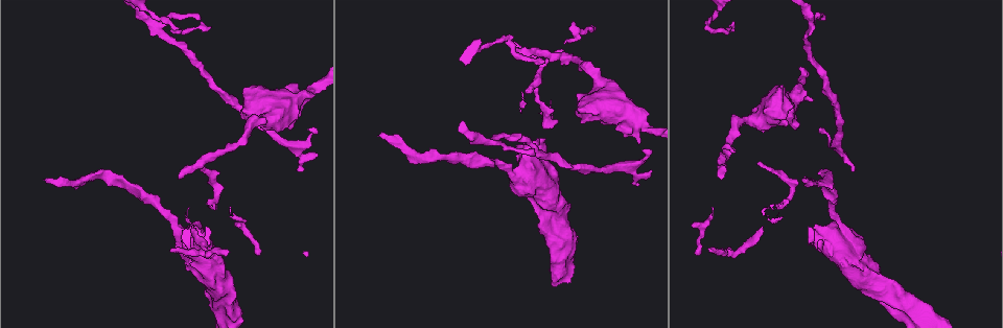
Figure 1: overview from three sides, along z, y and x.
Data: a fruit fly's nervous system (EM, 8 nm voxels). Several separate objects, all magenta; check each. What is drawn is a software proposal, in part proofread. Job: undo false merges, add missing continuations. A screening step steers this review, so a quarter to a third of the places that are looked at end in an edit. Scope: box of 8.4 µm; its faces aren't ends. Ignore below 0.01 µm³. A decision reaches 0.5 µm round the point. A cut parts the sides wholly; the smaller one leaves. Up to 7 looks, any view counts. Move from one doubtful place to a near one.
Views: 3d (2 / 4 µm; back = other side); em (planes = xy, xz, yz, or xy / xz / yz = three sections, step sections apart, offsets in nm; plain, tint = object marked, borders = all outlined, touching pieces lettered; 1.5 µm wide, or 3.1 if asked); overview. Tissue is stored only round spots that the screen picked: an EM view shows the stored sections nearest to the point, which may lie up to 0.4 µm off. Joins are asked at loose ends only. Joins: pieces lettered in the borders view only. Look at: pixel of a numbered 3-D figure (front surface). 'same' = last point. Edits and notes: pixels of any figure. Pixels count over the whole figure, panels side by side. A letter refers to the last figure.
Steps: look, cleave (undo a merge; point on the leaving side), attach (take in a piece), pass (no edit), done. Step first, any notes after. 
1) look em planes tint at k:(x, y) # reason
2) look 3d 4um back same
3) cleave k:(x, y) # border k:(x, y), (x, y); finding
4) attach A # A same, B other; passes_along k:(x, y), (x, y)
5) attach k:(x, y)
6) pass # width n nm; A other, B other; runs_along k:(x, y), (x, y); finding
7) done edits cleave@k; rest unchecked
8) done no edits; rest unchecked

look em yz step 8 tint at 1:(721, 178) # end of a long branch

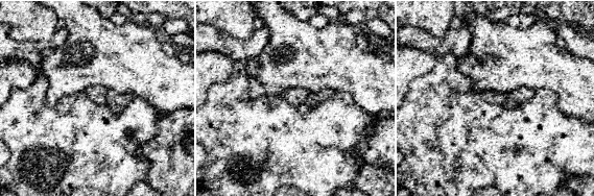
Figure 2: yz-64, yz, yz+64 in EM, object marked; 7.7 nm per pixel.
look em planes borders same # another direction

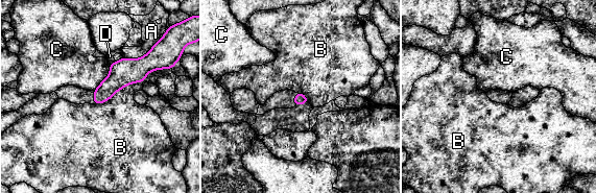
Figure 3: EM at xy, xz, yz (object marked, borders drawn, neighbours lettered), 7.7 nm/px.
pass # A other, B other, C other, D other; border 3:(166, 68), (124, 86); no lettered piece goes on from it

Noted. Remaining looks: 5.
look em xy step 4 tint at 1:(706, 25) # abrupt turn

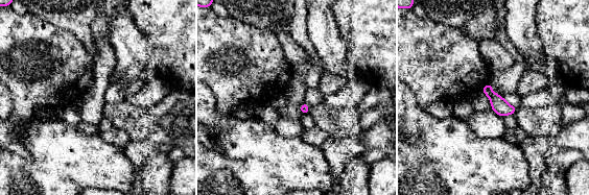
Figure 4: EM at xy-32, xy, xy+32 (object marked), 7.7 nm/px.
look em planes borders same

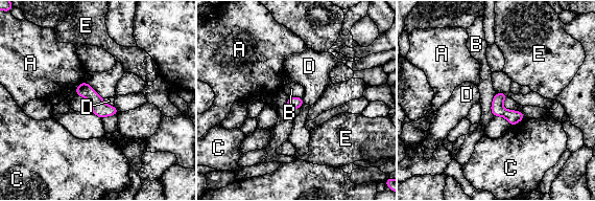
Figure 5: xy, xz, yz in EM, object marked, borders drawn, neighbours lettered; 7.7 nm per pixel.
pass # longest_contact B 190 nm; A other, B other, C other, D other, E other; all the same neuron

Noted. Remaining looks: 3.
look em planes borders at 1:(378, 136) # end of a long branch

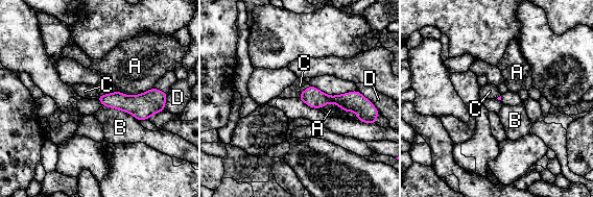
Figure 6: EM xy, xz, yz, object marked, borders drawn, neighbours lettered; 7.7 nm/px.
attach 6:(300, 85) # longest_contact A 340 nm; A other, B other, C same, D other; passes_along 6:(312, 97), (304, 91), (300, 85); the neuron continues

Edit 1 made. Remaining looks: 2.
done edits attach@6; rest unchecked

